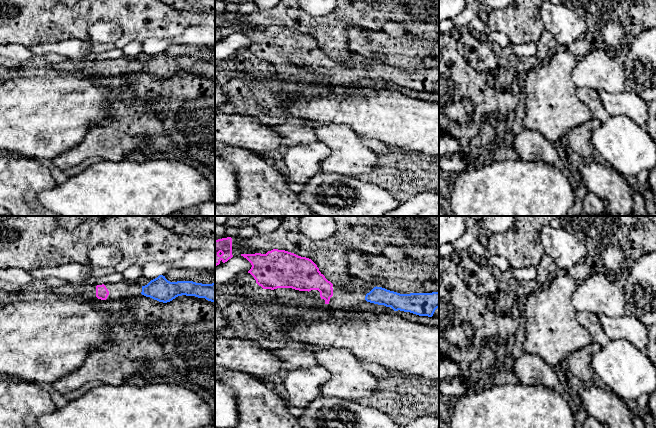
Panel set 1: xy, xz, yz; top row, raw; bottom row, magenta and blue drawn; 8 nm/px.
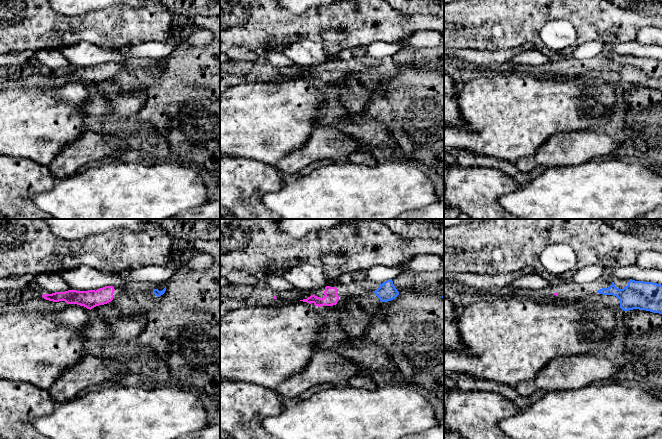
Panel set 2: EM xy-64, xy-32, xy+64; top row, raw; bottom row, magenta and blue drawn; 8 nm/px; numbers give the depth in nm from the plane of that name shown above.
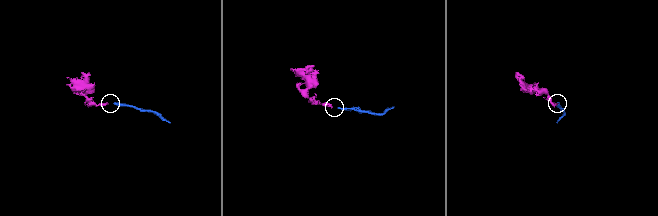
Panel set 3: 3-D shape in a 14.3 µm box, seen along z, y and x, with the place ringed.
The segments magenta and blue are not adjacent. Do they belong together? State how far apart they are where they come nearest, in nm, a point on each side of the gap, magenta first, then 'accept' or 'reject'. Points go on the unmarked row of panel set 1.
260 nm apart; from magenta across xy (108, 68), (141, 68); accept

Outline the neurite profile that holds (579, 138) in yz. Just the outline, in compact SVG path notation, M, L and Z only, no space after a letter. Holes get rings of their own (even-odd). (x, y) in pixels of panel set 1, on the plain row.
M592 117L587 122L570 129L565 135L570 148L585 161L592 159L594 147L591 142L591 135L592 131L599 128L600 125L601 122Z

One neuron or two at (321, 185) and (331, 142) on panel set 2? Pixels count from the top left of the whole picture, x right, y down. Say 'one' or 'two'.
two

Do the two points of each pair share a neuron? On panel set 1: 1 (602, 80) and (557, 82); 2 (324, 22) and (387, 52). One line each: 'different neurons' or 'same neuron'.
1: different neurons
2: different neurons

